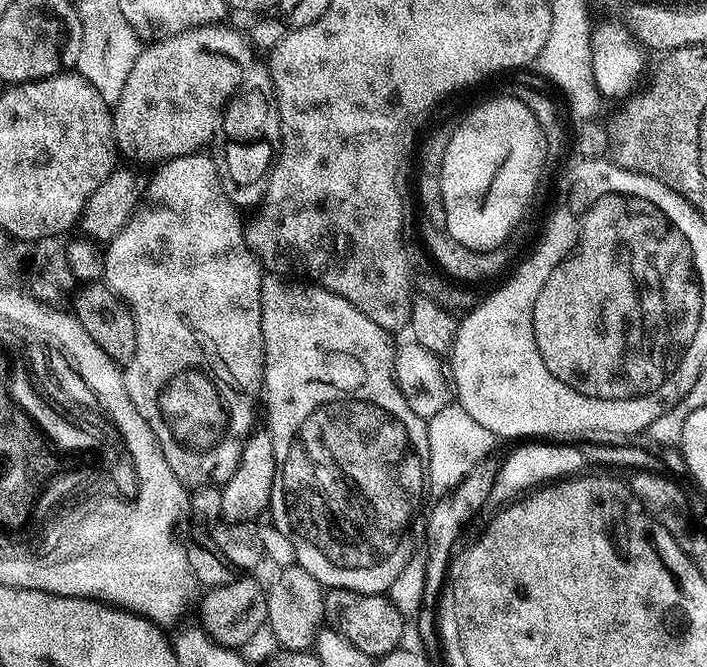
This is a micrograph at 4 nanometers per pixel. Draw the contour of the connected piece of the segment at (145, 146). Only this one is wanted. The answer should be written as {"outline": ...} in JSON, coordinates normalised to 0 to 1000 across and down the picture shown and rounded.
{"outline":[[[313,33],[293,36],[284,42],[270,42],[262,48],[253,48],[249,54],[238,54],[233,60],[223,60],[199,70],[195,87],[190,93],[190,105],[184,105],[184,117],[178,117],[178,129],[173,129],[173,147],[167,147],[167,153],[158,162],[158,205],[164,208],[164,226],[174,238],[177,234],[178,238],[188,240],[192,246],[225,249],[235,240],[245,240],[253,234],[270,234],[293,223],[289,220],[304,207],[306,201],[308,204],[322,151],[345,132],[351,120],[348,118],[351,100],[356,96],[356,84],[359,85],[358,73],[354,70],[347,49],[344,46],[332,48],[331,43],[321,42],[320,37],[321,34]]]}

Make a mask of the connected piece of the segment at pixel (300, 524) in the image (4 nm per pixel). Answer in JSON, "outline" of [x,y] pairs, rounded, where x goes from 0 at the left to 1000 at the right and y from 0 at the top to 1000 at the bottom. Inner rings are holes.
{"outline":[[[375,412],[371,423],[371,507],[373,508],[373,555],[371,559],[371,594],[379,603],[379,636],[376,645],[388,657],[388,687],[390,709],[385,730],[382,780],[405,807],[410,807],[410,819],[416,819],[419,844],[433,861],[444,861],[444,867],[460,883],[488,882],[518,891],[547,889],[553,883],[557,867],[569,861],[569,849],[586,832],[583,804],[577,790],[594,762],[594,748],[605,732],[605,694],[608,693],[608,669],[605,667],[605,637],[580,615],[569,585],[560,576],[560,562],[554,558],[557,532],[556,505],[535,483],[523,483],[512,465],[506,465],[489,447],[472,441],[467,435],[440,423],[426,423],[419,417]]]}

